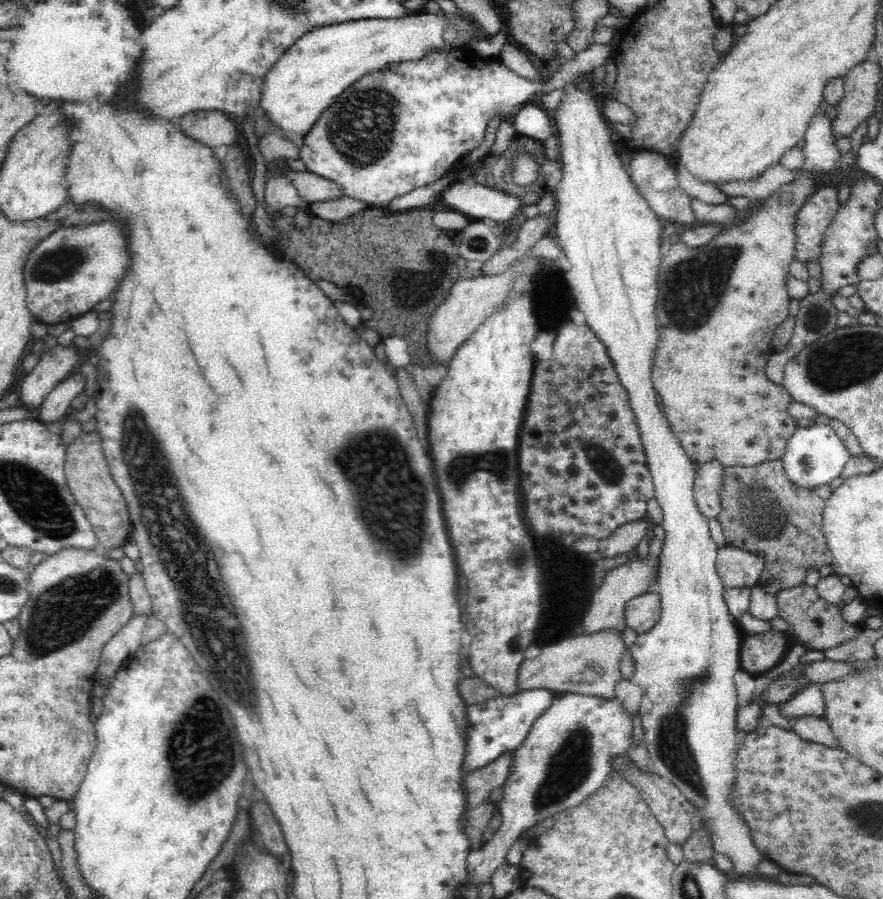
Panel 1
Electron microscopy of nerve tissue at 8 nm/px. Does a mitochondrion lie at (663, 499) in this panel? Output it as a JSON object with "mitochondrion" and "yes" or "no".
{"mitochondrion":"no"}

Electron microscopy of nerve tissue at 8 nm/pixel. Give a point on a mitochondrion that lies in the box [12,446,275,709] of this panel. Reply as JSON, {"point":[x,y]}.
{"point":[64,613]}

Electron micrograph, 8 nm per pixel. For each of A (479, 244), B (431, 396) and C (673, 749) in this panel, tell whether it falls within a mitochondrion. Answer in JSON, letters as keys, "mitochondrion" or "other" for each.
{"A":"mitochondrion","B":"other","C":"mitochondrion"}

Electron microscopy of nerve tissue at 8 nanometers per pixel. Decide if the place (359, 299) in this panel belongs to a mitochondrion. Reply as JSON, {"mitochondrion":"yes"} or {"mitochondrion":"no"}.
{"mitochondrion":"no"}

